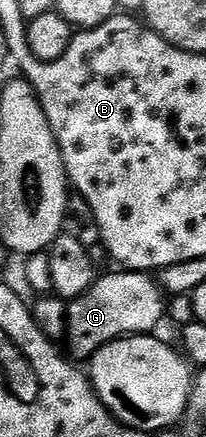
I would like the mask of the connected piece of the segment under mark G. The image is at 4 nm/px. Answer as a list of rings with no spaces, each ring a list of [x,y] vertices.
[[[116,269],[113,275],[101,274],[89,291],[68,303],[66,344],[77,360],[88,361],[102,345],[125,335],[155,332],[165,319],[166,295],[159,282],[148,273]]]

